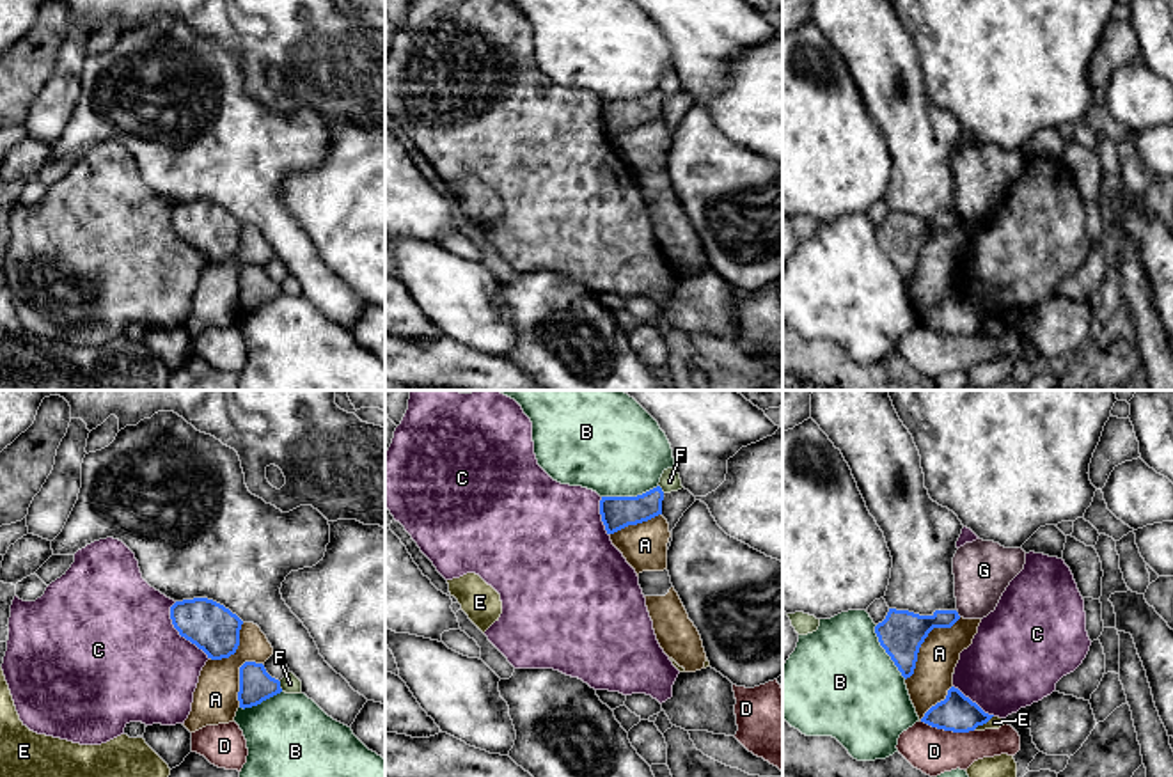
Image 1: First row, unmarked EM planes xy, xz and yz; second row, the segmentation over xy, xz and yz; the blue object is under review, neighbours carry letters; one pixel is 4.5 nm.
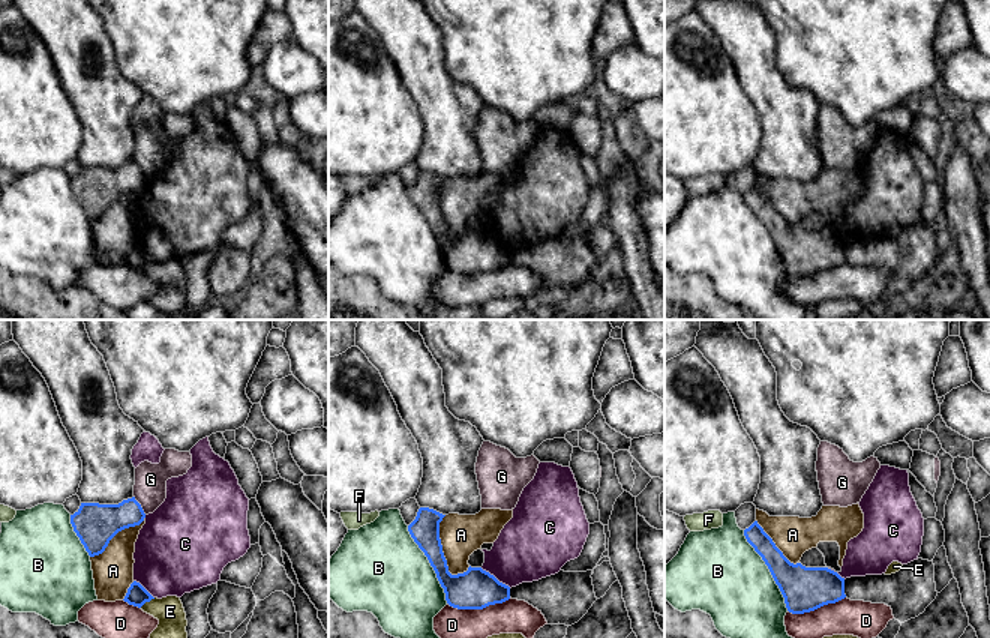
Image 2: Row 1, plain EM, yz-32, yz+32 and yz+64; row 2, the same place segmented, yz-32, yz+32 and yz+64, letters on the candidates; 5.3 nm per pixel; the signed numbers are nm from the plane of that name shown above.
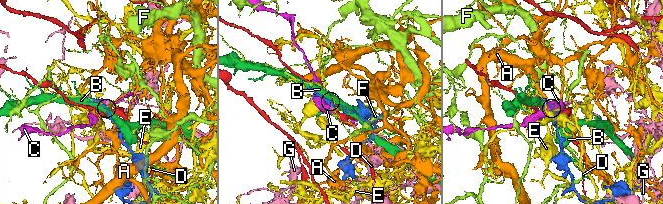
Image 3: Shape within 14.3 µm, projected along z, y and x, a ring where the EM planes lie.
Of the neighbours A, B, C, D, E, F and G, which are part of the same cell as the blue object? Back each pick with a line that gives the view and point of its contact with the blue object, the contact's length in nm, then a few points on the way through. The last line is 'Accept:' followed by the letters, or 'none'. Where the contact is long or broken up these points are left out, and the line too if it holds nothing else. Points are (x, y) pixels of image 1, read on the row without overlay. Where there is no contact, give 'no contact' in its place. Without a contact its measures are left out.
Accept: none

